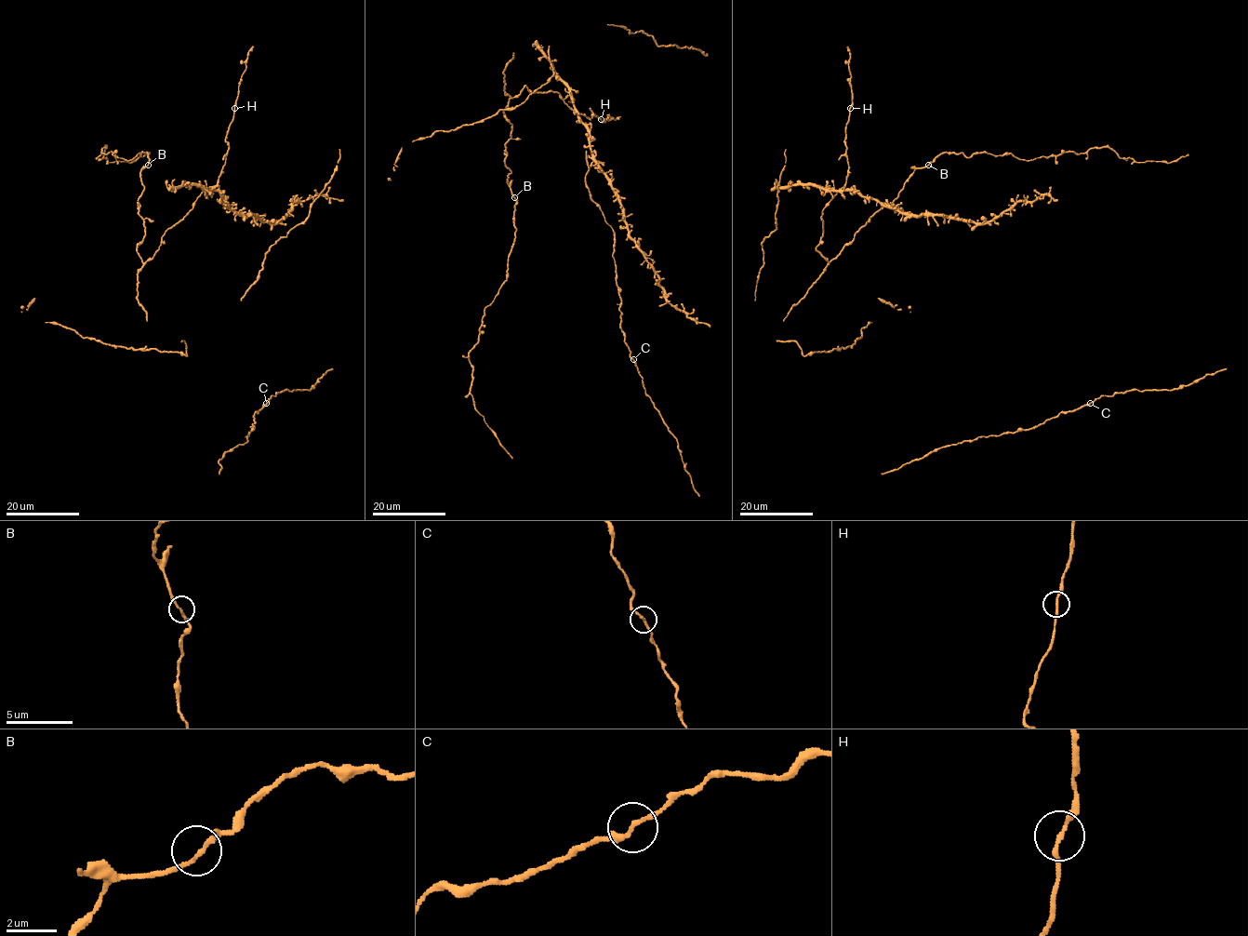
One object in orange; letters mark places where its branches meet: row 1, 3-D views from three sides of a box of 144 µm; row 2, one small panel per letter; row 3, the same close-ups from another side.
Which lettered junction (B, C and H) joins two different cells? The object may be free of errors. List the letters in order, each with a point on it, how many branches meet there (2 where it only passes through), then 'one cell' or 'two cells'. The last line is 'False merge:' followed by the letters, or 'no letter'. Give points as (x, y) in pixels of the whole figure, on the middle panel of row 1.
B: place (514, 197); branches 2; one cell
C: place (633, 359); branches 2; one cell
H: place (601, 119); branches 2; one cell
False merge: no letter

